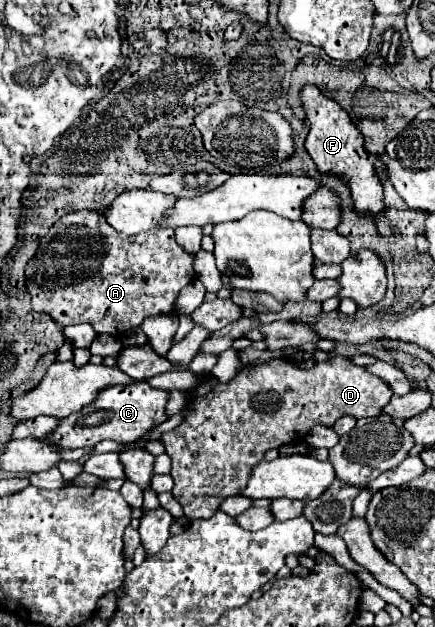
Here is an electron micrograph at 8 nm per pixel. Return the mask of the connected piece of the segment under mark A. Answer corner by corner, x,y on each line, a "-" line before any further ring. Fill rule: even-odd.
75,210
57,220
47,236
41,238
35,258
25,268
27,290
33,298
33,310
49,314
57,324
71,326
87,322
101,334
121,336
121,332
141,326
147,316
173,314
175,300
193,278
193,254
185,252
173,236
171,228
159,228
159,232
125,236
115,232
107,224
105,212

